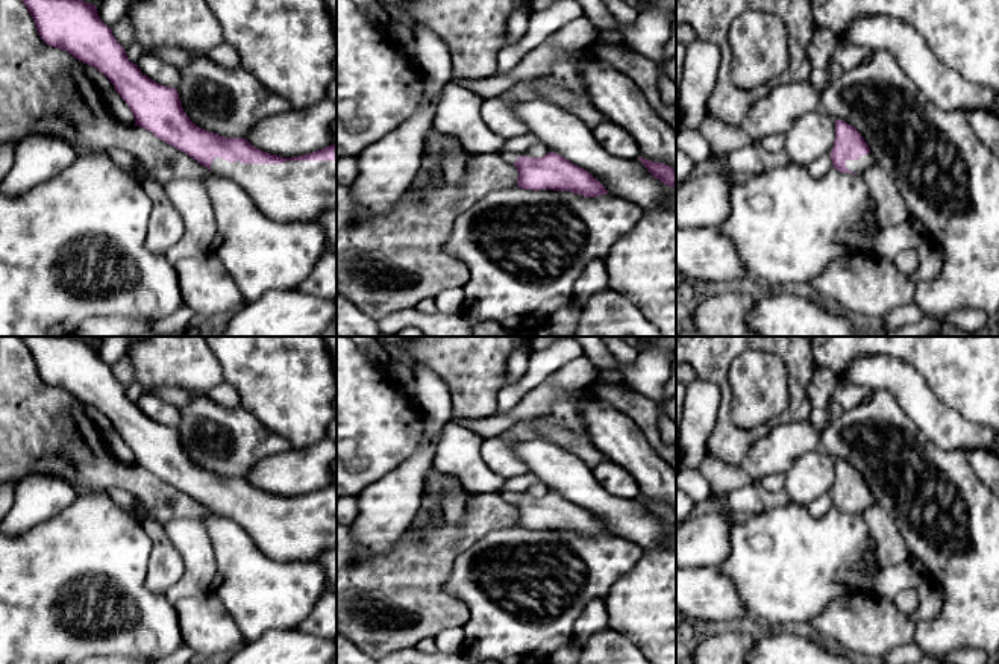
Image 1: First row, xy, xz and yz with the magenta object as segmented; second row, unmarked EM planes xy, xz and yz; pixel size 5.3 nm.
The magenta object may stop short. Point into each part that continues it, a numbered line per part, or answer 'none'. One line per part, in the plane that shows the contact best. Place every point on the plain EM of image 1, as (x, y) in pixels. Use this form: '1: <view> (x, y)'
1: xy (296, 529)

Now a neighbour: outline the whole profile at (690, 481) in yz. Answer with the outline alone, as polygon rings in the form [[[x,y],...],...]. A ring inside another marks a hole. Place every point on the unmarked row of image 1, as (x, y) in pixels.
[[[678,462],[676,485],[700,508],[714,502],[712,491],[699,468],[691,468]]]

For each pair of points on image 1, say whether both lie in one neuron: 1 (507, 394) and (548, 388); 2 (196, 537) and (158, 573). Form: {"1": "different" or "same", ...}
{"1": "different", "2": "different"}

